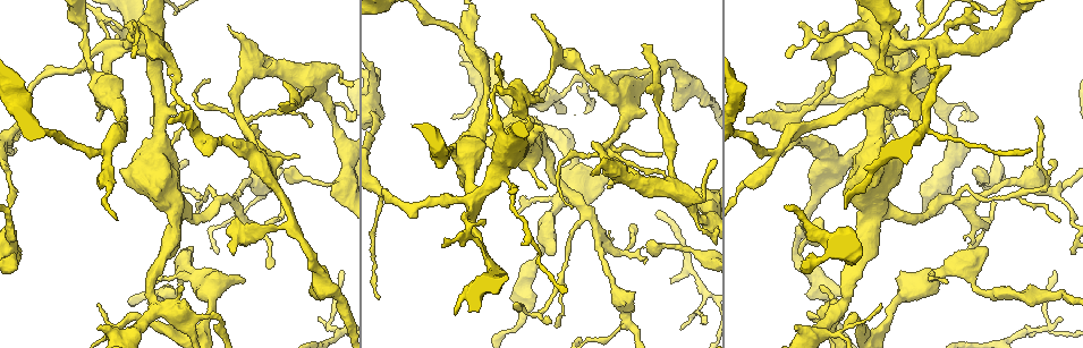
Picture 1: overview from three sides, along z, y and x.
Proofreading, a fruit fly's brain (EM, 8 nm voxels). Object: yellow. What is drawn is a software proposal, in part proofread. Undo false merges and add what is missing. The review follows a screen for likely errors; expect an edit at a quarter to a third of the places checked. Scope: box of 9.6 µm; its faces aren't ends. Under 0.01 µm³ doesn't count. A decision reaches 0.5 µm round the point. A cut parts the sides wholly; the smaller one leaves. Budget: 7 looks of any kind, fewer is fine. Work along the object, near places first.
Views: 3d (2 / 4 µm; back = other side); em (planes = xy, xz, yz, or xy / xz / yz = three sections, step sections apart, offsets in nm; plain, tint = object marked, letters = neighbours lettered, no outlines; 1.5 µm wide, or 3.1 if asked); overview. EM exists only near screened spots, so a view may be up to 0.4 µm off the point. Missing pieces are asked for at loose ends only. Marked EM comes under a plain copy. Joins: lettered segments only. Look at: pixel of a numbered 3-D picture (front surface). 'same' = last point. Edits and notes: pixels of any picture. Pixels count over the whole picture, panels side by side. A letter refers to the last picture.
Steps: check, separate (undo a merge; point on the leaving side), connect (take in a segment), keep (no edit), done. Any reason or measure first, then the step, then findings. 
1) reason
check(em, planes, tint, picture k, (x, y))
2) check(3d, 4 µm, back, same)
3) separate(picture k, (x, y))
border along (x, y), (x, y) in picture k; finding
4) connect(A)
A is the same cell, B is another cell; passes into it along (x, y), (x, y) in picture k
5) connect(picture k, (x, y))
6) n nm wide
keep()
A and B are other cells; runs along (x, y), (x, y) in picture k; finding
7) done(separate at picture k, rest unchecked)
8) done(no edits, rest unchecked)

an open end
check(em, planes, letters, picture 1, (231, 253))

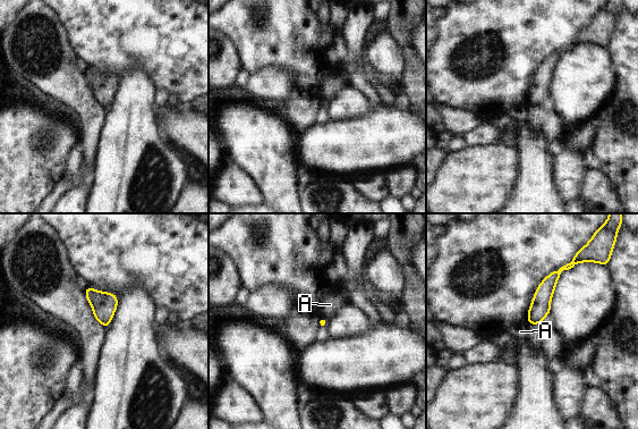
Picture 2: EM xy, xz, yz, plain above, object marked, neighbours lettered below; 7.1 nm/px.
keep()
A is another cell; border along (318, 316), (328, 319) in picture 2; no lettered segment goes on from it

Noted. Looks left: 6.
free end
check(3d, 4 µm, picture 1, (461, 61))

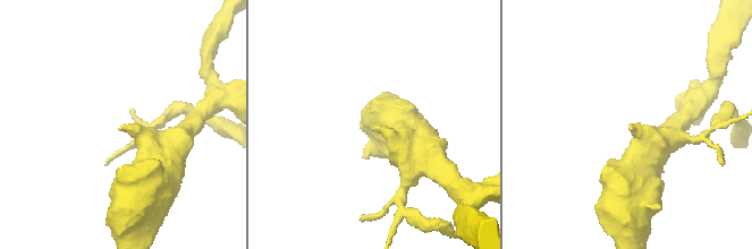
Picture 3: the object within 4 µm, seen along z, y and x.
check(em, xz, step 8, letters, picture 3, (375, 127))

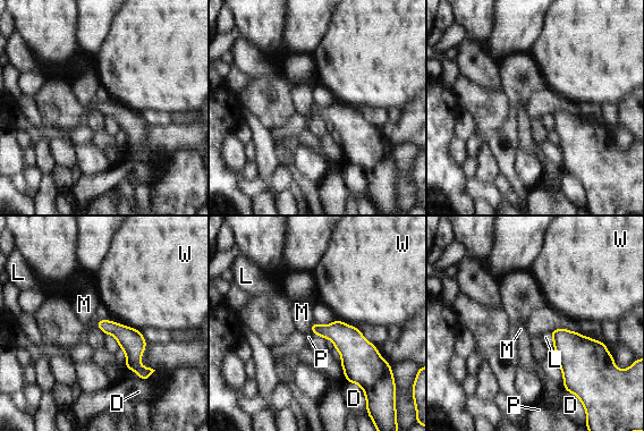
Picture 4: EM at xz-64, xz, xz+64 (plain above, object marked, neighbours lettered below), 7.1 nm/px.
another direction
check(em, planes, letters, same)

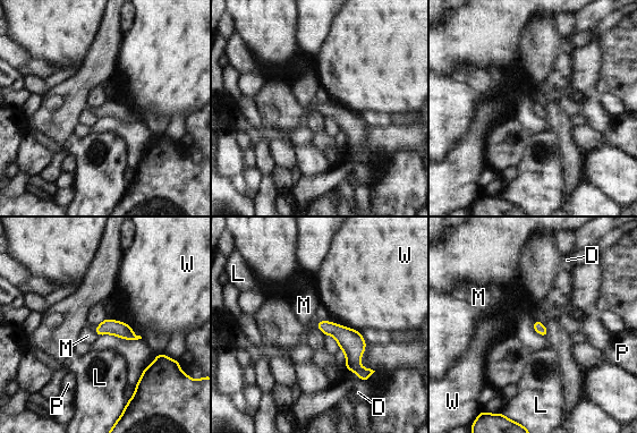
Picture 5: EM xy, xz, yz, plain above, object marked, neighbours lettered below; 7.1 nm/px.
keep()
D, L, M, P and W are other cells; runs along (319, 323), (353, 348), (363, 376) in picture 5; no lettered segment goes on from it

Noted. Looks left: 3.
check(3d, 4 µm, picture 1, (608, 188))

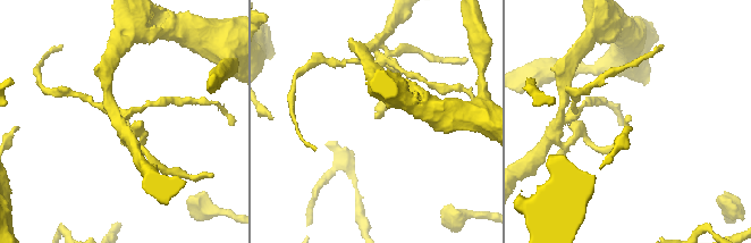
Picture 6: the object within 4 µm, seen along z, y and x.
check(em, xz, step 4, tint, picture 6, (629, 115))

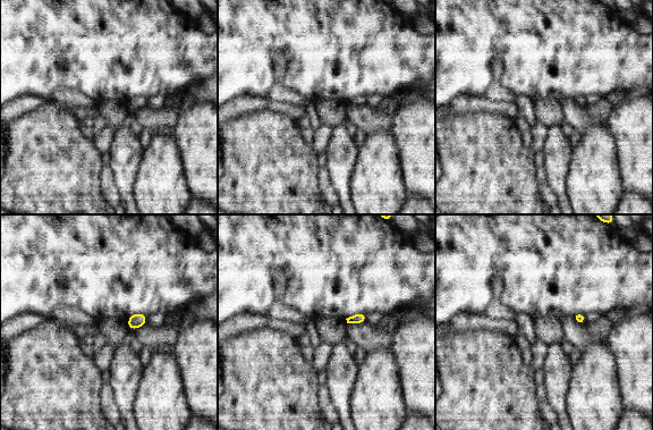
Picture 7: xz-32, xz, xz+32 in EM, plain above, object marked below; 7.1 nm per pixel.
check(em, planes, letters, same)

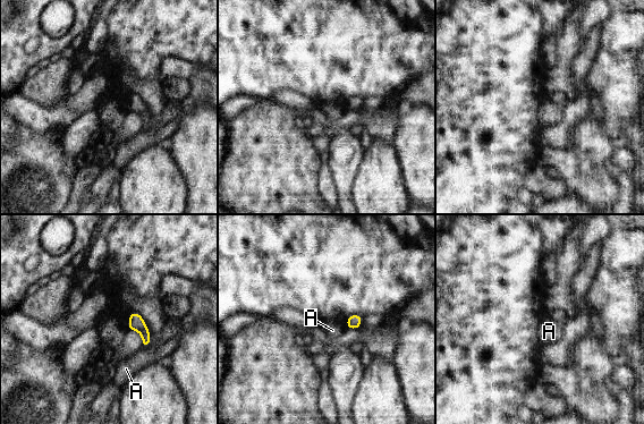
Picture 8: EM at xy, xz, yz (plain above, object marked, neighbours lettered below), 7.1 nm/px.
100 nm wide
keep()
A is another cell; border along (149, 346), (142, 348) in picture 8; none of them fits

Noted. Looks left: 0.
done(no edits, rest unchecked)

